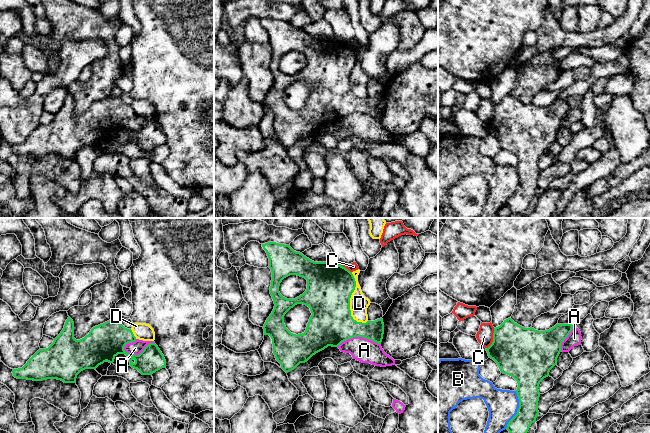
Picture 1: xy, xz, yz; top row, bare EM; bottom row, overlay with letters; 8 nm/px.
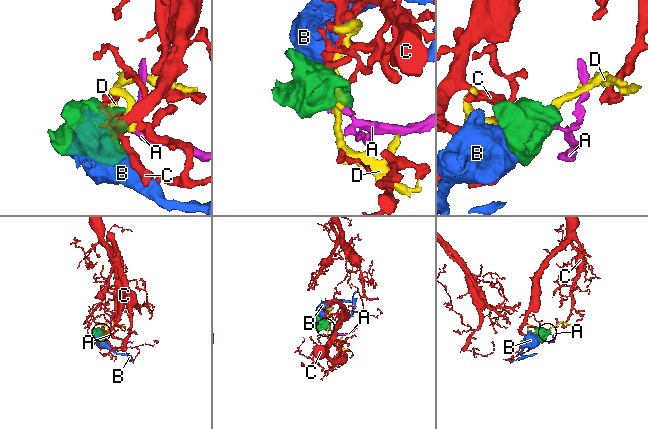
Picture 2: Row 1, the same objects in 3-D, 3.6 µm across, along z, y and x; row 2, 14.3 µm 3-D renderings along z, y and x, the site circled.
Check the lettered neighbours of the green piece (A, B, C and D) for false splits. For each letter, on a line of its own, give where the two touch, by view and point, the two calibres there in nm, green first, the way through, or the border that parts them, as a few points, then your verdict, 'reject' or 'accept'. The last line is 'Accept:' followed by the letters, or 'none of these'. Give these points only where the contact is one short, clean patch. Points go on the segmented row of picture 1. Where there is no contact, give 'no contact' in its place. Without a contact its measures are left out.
A: contact xy (139, 354); calibres 240 and 110 nm; reject
B: contact yz (517, 410); calibres 180 and 240 nm; reject
C: contact yz (493, 338); calibres 400 and 130 nm; border yz (494, 328), (492, 342), (486, 348); reject
D: contact xz (349, 301); calibres 360 and 150 nm; reject
Accept: none of these

